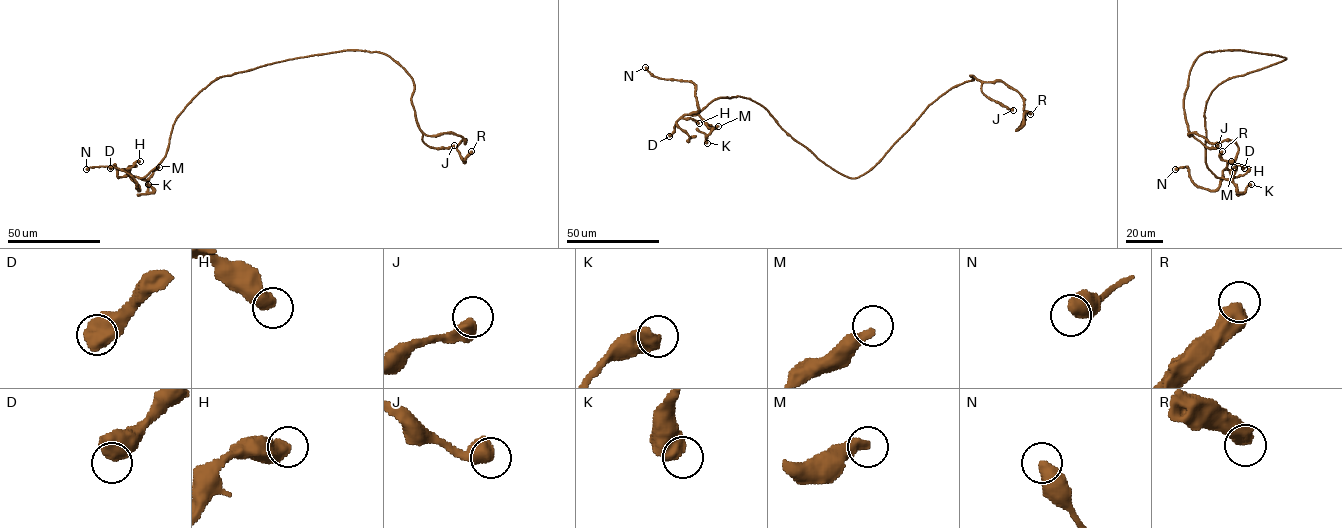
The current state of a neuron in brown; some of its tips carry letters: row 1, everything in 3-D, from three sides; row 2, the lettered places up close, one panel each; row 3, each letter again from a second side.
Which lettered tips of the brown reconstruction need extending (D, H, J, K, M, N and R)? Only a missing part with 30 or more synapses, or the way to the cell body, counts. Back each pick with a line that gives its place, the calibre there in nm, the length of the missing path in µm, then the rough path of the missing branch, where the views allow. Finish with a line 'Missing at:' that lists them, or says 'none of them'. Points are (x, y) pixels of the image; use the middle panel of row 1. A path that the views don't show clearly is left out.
Missing at: none of them

